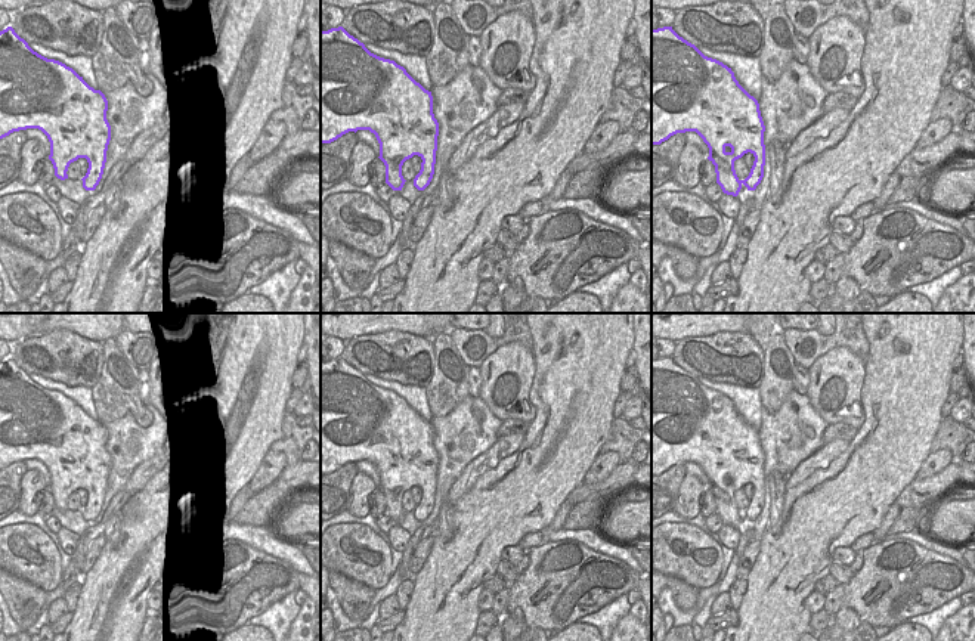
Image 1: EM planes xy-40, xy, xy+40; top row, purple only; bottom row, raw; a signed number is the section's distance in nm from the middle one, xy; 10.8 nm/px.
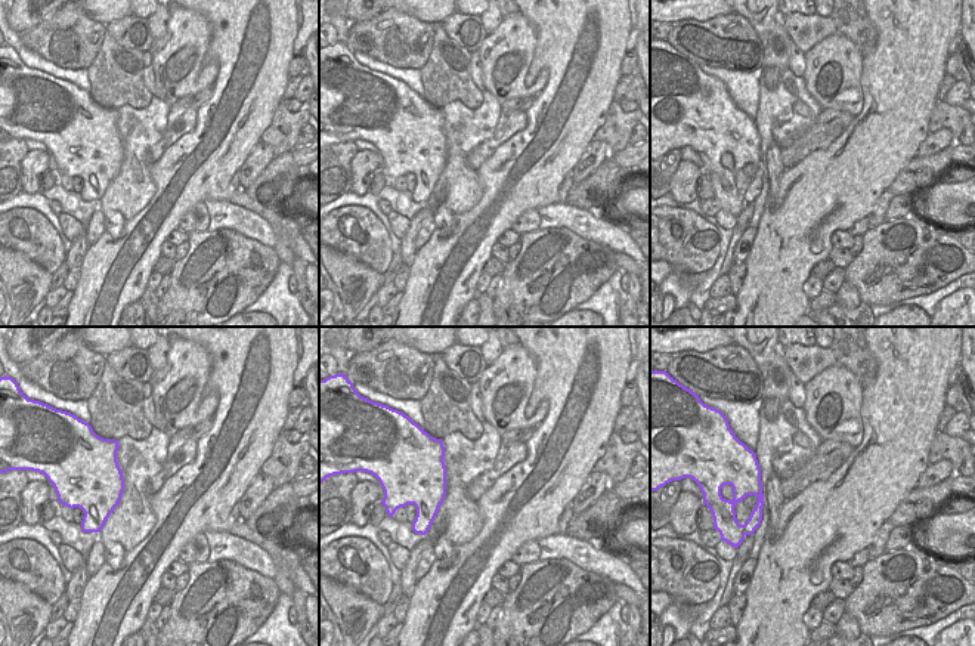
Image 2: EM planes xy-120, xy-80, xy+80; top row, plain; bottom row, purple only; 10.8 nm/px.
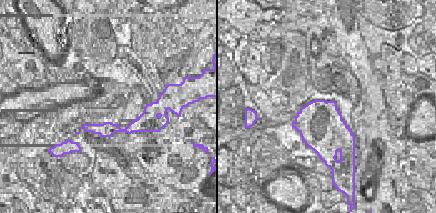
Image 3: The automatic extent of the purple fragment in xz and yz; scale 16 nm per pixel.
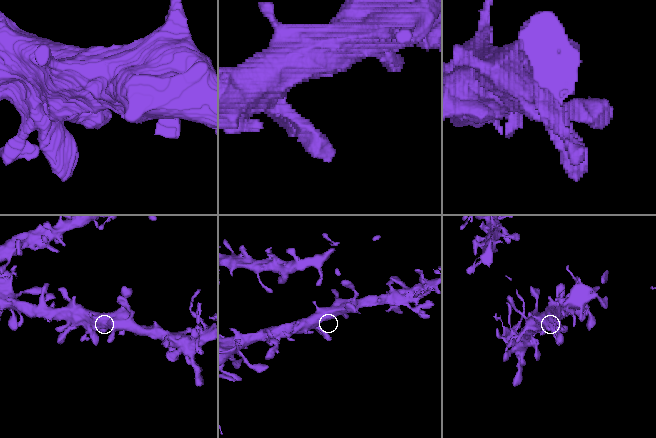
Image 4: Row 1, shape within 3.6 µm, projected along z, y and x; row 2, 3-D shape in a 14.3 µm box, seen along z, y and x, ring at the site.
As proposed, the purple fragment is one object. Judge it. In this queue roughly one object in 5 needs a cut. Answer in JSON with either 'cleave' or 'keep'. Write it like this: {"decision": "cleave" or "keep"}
{"decision": "keep"}

